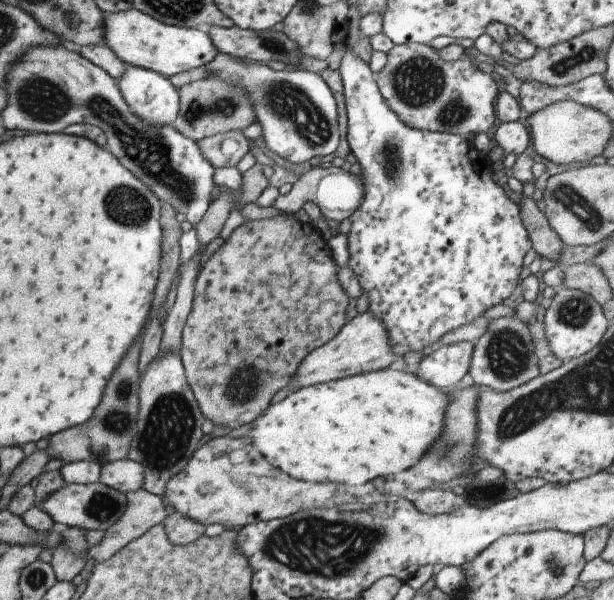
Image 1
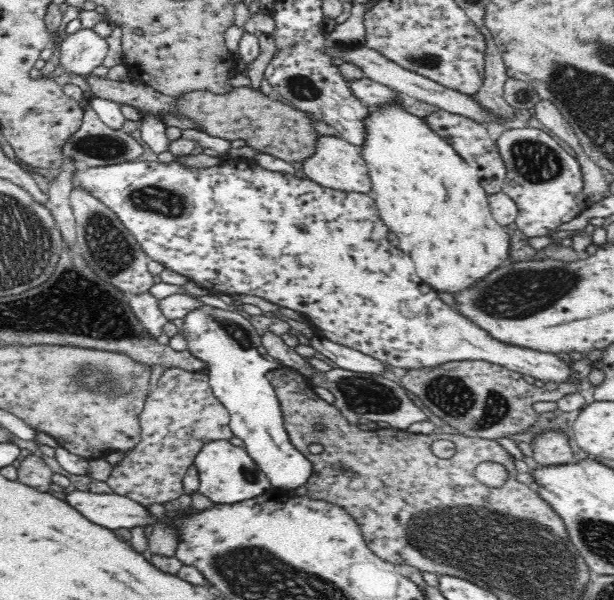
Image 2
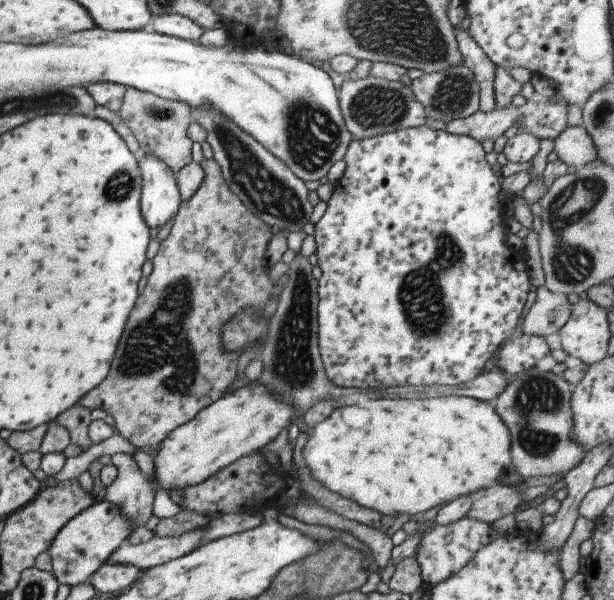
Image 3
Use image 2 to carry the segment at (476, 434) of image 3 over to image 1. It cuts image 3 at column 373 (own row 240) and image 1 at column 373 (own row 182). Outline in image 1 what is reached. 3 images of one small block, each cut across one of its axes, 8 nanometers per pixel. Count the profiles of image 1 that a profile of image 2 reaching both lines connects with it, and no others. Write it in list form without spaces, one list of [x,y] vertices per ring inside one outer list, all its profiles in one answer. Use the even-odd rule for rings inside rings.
[[[379,369],[368,373],[353,375],[342,379],[337,379],[329,383],[319,383],[318,385],[309,385],[301,387],[294,391],[289,391],[283,400],[269,406],[257,418],[251,422],[251,430],[247,432],[247,436],[252,443],[258,448],[260,455],[275,468],[284,472],[291,478],[309,481],[310,483],[331,482],[334,485],[355,484],[362,485],[367,480],[379,478],[379,476],[395,476],[396,474],[405,472],[426,454],[426,451],[434,444],[434,442],[442,435],[444,427],[444,419],[446,418],[446,408],[448,405],[448,396],[438,390],[436,386],[425,382],[421,377],[413,373],[405,373],[403,371],[392,371]]]

